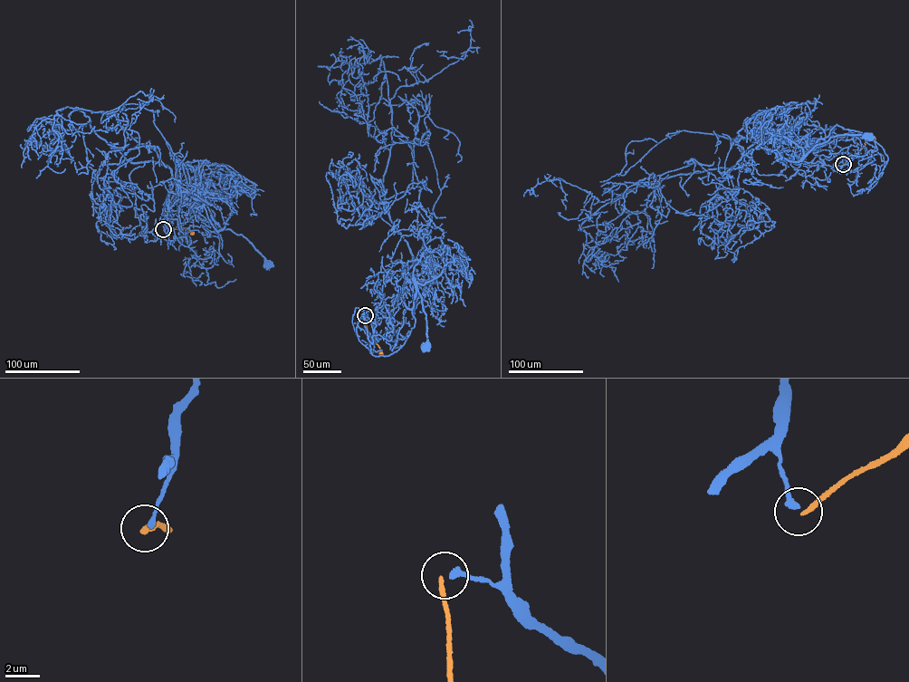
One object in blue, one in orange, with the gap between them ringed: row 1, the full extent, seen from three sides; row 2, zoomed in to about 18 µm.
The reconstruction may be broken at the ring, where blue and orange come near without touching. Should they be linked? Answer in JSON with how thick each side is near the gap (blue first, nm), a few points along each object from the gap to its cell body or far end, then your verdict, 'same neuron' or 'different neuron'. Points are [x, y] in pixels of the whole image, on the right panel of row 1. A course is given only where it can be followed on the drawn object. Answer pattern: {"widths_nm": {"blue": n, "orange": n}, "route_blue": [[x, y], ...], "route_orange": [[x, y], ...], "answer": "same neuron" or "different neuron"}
{"widths_nm": {"blue": 320, "orange": 240}, "route_blue": [[843, 164], [839, 147], [807, 139], [818, 146], [825, 143], [818, 140], [802, 160], [830, 138], [866, 136]], "route_orange": [[843, 164], [863, 148], [866, 140], [874, 139]], "answer": "different neuron"}

